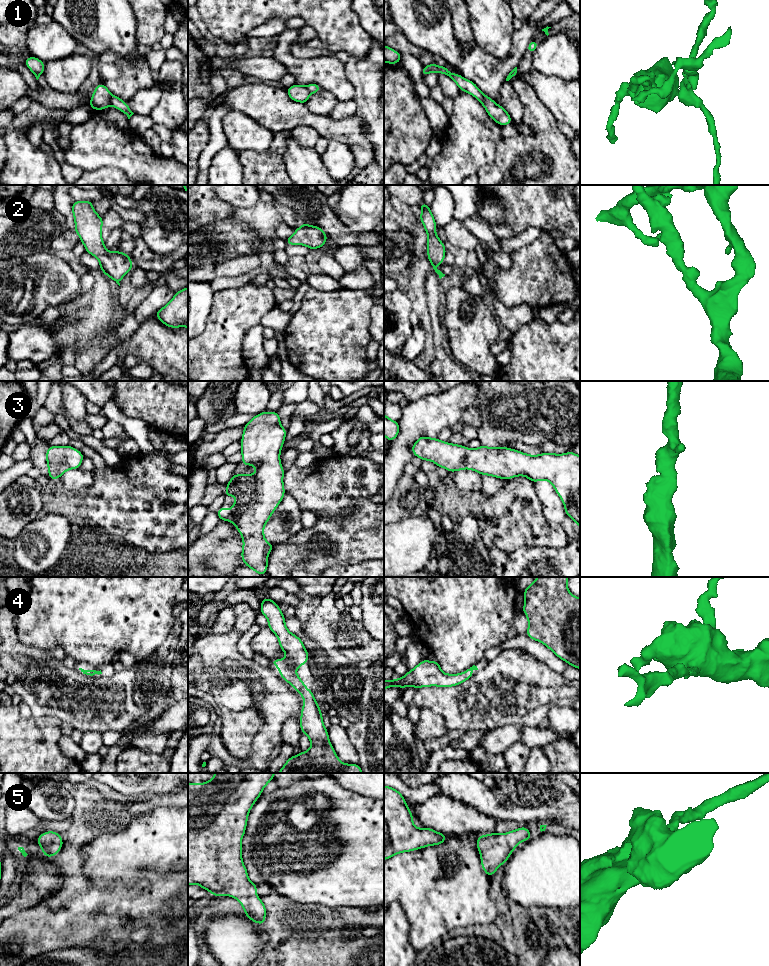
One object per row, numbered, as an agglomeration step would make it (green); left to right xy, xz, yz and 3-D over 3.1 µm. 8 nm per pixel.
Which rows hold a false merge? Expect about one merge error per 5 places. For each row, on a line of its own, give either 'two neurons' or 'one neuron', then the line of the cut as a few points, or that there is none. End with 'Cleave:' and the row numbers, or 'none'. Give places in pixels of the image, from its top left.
1: two neurons; cut in xy along (110, 94), (112, 104)
2: one neuron; no cut
3: one neuron; no cut
4: one neuron; no cut
5: one neuron; no cut
Cleave: 1

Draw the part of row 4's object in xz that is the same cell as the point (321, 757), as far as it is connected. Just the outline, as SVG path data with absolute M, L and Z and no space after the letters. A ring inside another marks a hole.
M263 598L260 613L268 619L268 628L278 637L281 650L287 654L286 659L273 659L270 664L278 666L277 671L283 680L304 698L299 726L302 728L301 733L306 734L311 742L307 752L301 751L287 759L278 773L363 773L358 763L345 764L338 759L313 692L299 679L298 672L291 674L308 662L309 653L303 642L287 629L284 614L275 601Z

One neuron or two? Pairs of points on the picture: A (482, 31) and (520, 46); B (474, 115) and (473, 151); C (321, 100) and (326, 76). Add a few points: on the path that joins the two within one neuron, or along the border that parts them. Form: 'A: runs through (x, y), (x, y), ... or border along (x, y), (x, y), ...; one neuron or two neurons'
A: border along (515, 30), (509, 52), (502, 58), (492, 57); two neurons
B: runs through (473, 124), (473, 142); one neuron
C: border along (322, 88), (331, 92), (339, 100); two neurons

